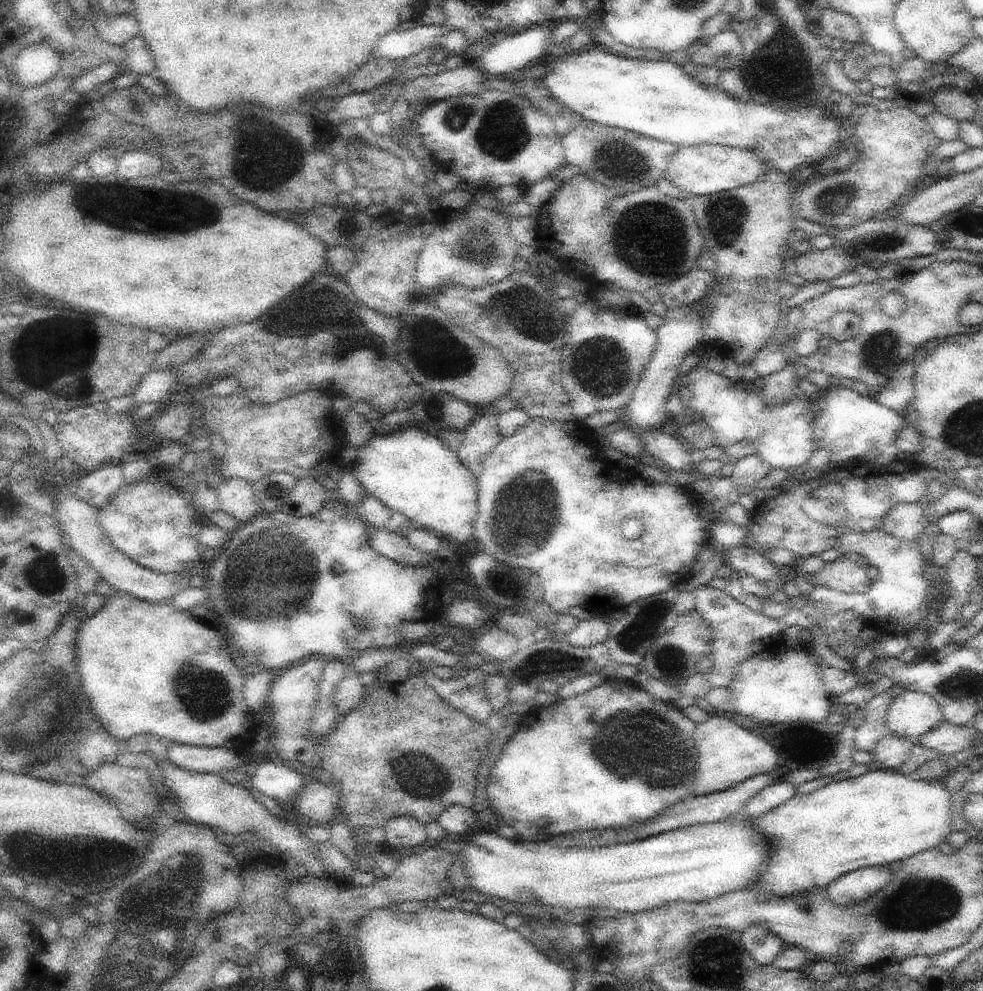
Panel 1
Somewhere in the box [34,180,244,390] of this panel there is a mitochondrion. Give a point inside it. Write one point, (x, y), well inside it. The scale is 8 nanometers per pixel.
(95, 201)

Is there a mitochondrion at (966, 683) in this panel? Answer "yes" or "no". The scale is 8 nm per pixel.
yes

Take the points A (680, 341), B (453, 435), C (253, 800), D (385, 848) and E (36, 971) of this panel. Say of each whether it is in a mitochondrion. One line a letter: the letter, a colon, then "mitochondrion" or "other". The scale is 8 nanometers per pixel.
A: other
B: other
C: other
D: other
E: other

